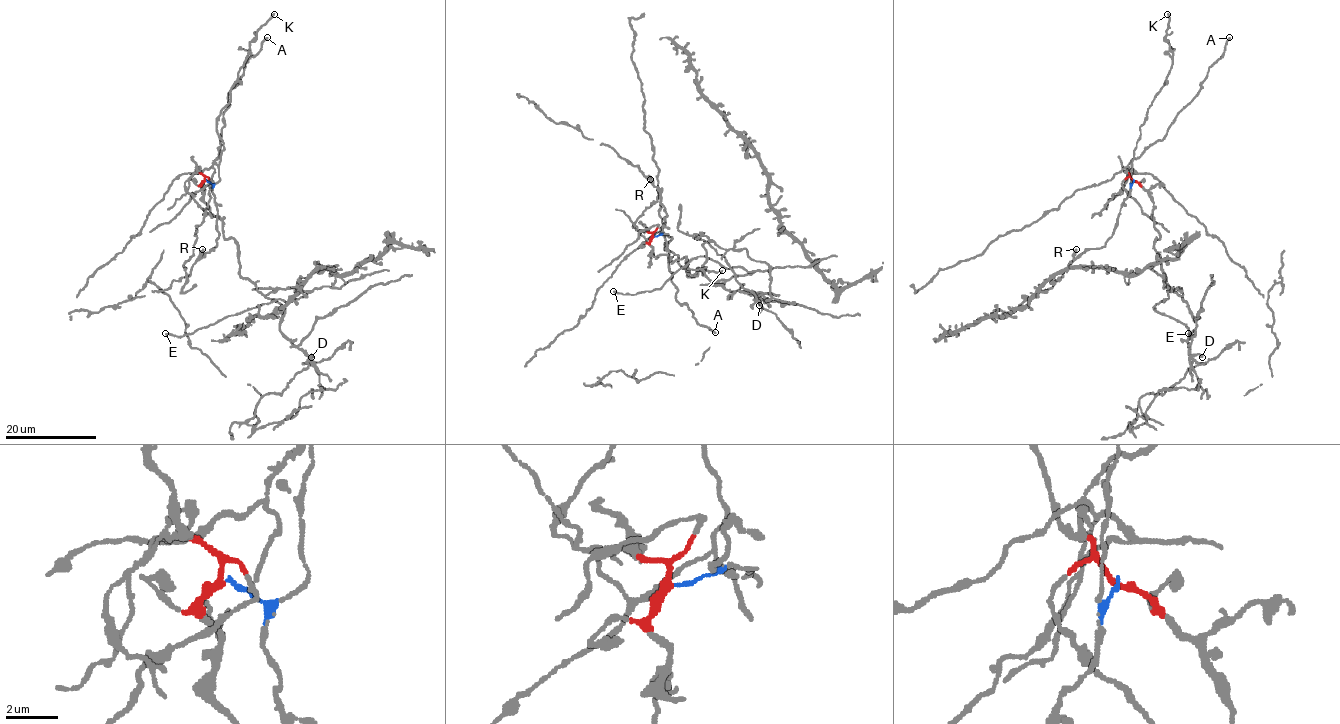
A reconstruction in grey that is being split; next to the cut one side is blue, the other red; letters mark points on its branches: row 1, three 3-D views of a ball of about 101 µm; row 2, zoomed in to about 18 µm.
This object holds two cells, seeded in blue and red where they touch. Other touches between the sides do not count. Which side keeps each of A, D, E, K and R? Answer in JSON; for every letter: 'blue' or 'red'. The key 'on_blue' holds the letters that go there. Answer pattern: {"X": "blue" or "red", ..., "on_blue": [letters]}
{"A": "red", "D": "red", "E": "red", "K": "blue", "R": "blue", "on_blue": ["K", "R"]}

